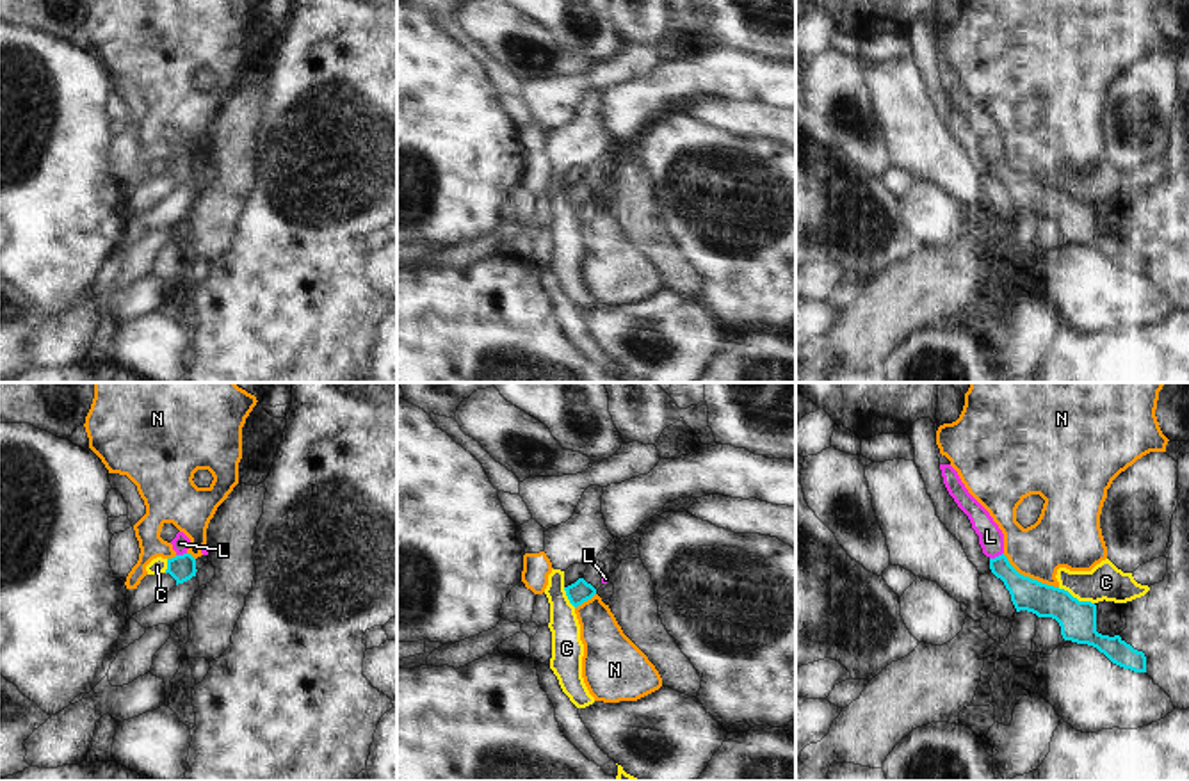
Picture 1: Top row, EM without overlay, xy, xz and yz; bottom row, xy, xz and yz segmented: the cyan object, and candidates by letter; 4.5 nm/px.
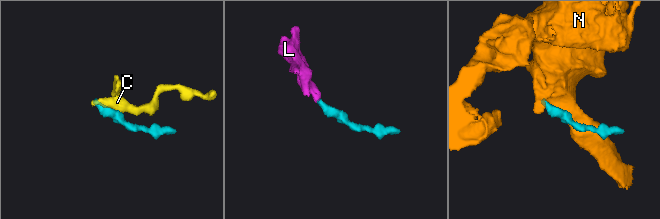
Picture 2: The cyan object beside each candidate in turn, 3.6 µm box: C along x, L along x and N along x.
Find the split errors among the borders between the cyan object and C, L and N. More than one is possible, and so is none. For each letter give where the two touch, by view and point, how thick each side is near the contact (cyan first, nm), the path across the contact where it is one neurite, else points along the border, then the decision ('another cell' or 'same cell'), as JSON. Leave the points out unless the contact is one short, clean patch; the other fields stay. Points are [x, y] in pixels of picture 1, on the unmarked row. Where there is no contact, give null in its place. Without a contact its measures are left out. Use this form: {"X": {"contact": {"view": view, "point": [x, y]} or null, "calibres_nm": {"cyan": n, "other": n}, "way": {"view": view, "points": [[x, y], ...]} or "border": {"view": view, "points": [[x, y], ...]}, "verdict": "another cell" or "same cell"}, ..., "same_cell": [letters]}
{"C": {"contact": {"view": "yz", "point": [1075, 200]}, "calibres_nm": {"cyan": 170, "other": 160}, "border": {"view": "yz", "points": [[1058, 189], [1093, 205]]}, "verdict": "another cell"}, "L": {"contact": {"view": "yz", "point": [995, 159]}, "calibres_nm": {"cyan": 150, "other": 110}, "way": {"view": "yz", "points": [[1029, 196], [995, 159], [990, 137]]}, "verdict": "same cell"}, "N": {"contact": {"view": "yz", "point": [1027, 178]}, "calibres_nm": {"cyan": 150, "other": 280}, "verdict": "another cell"}, "same_cell": ["L"]}

